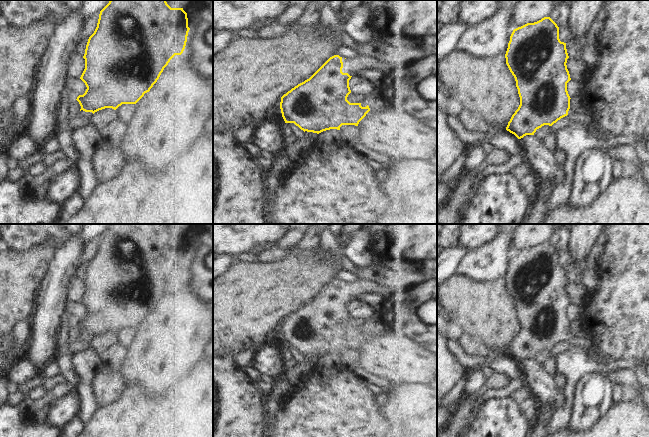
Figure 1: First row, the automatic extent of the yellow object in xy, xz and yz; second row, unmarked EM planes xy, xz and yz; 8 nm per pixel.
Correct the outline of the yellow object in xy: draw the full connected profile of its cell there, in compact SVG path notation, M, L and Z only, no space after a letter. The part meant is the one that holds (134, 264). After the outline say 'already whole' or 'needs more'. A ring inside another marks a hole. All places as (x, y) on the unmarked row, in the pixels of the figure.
M110 224L100 235L97 251L88 263L83 280L85 293L80 303L87 313L76 323L81 330L79 339L91 344L99 334L136 328L157 306L170 284L183 277L189 254L187 237L183 232L171 232L166 224Z | needs more

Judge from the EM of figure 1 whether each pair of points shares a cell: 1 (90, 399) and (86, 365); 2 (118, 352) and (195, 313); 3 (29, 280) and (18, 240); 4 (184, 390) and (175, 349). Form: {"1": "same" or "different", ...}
{"1": "same", "2": "different", "3": "different", "4": "different"}

